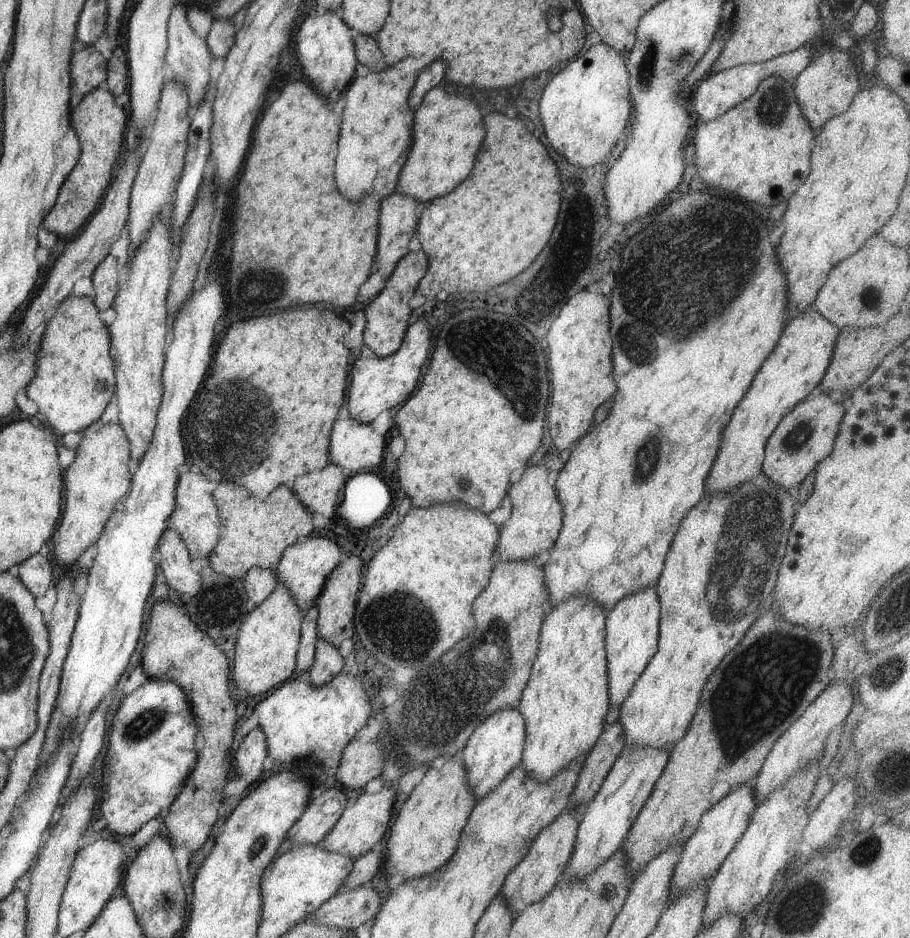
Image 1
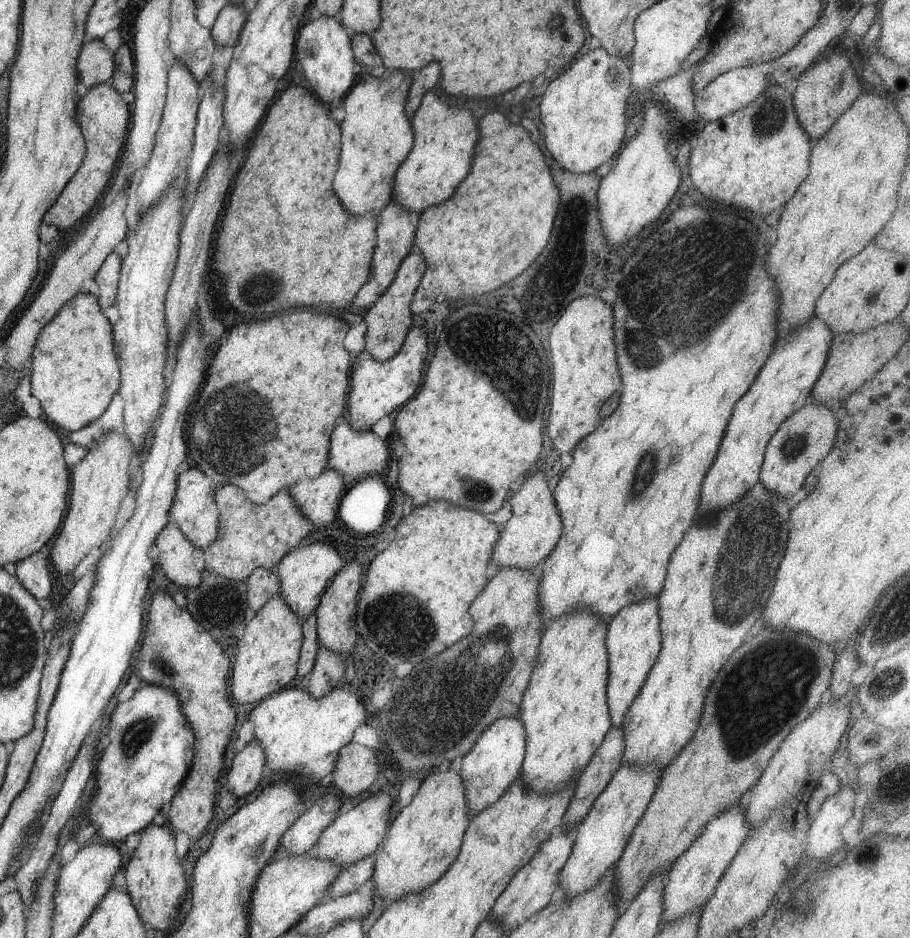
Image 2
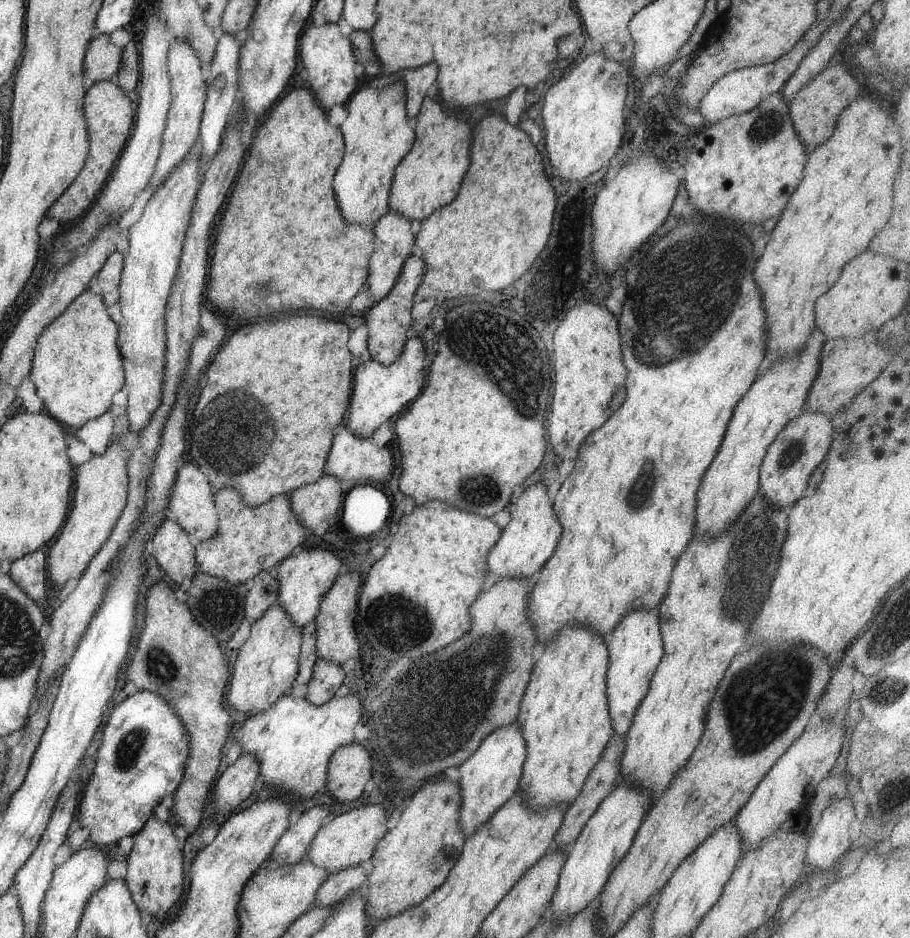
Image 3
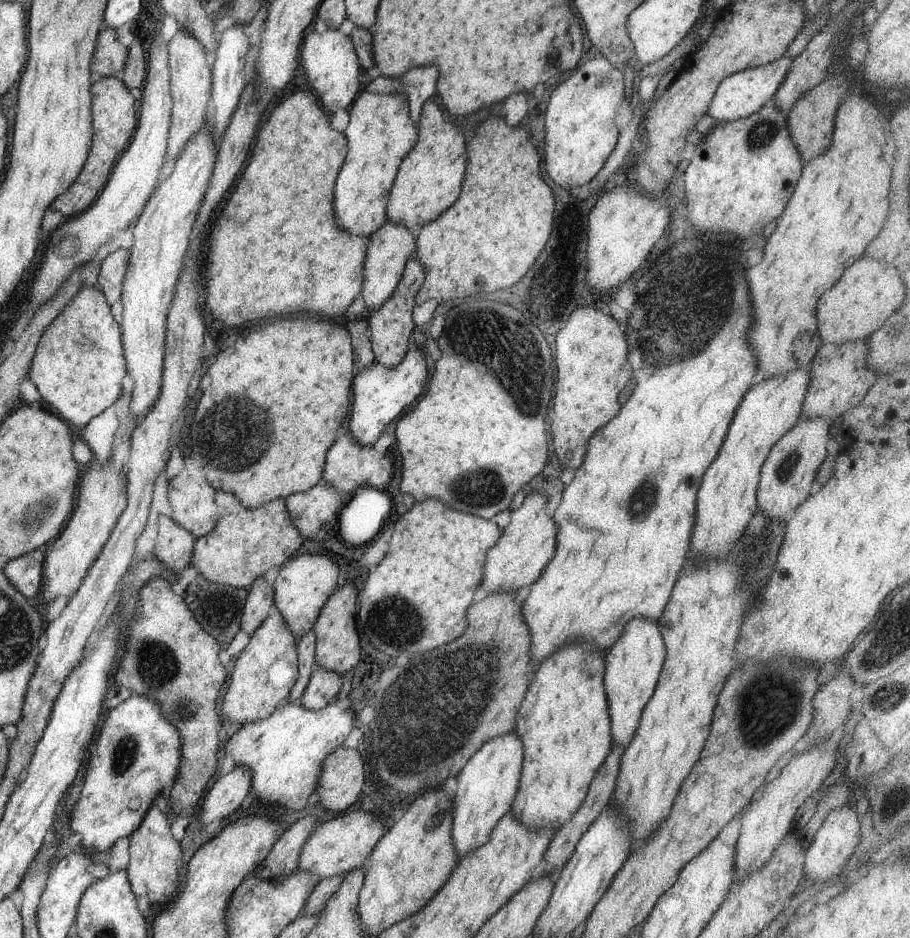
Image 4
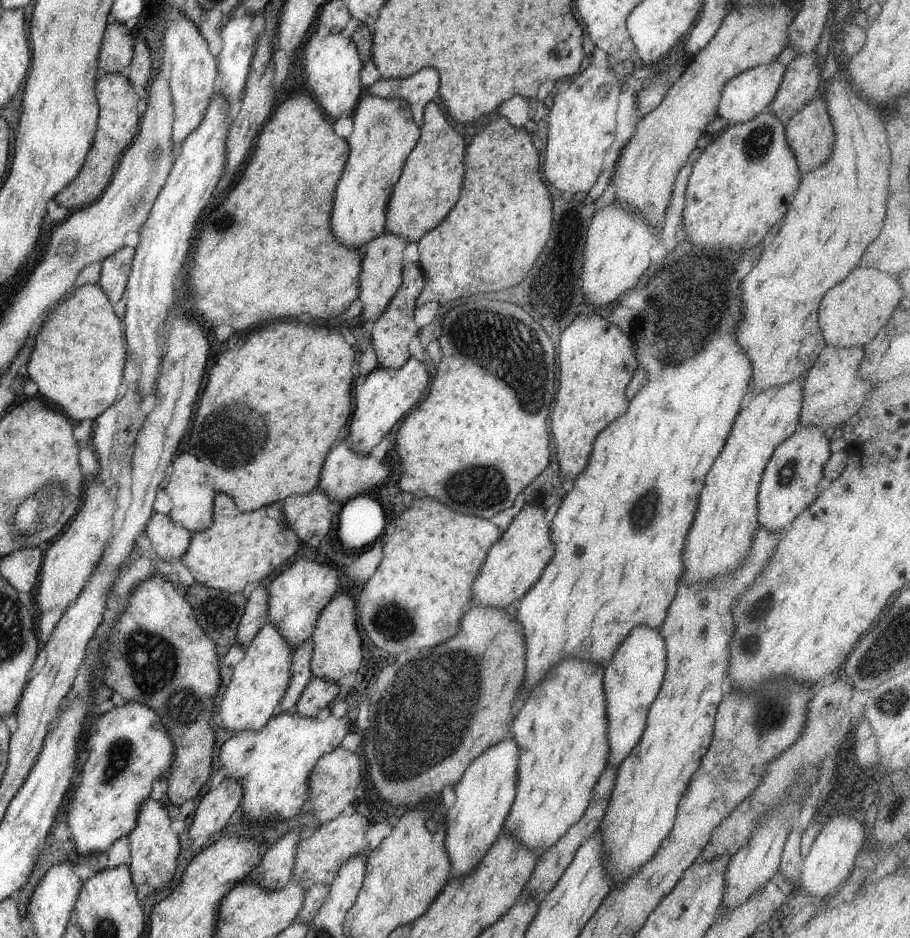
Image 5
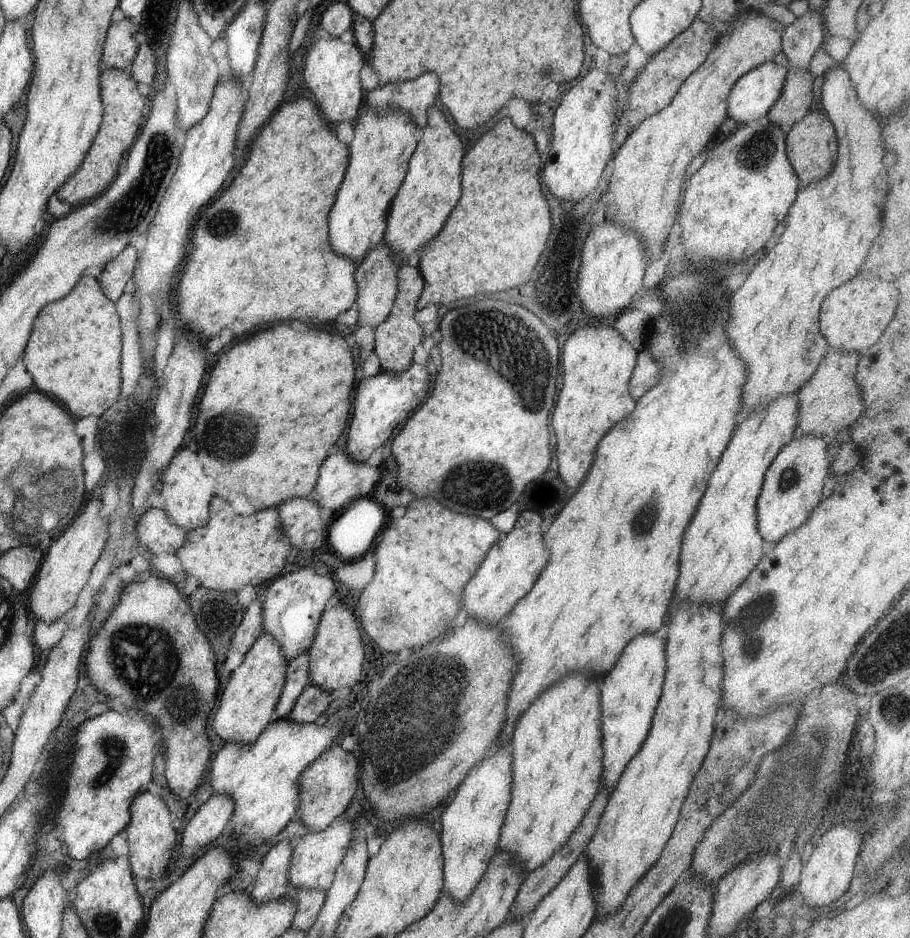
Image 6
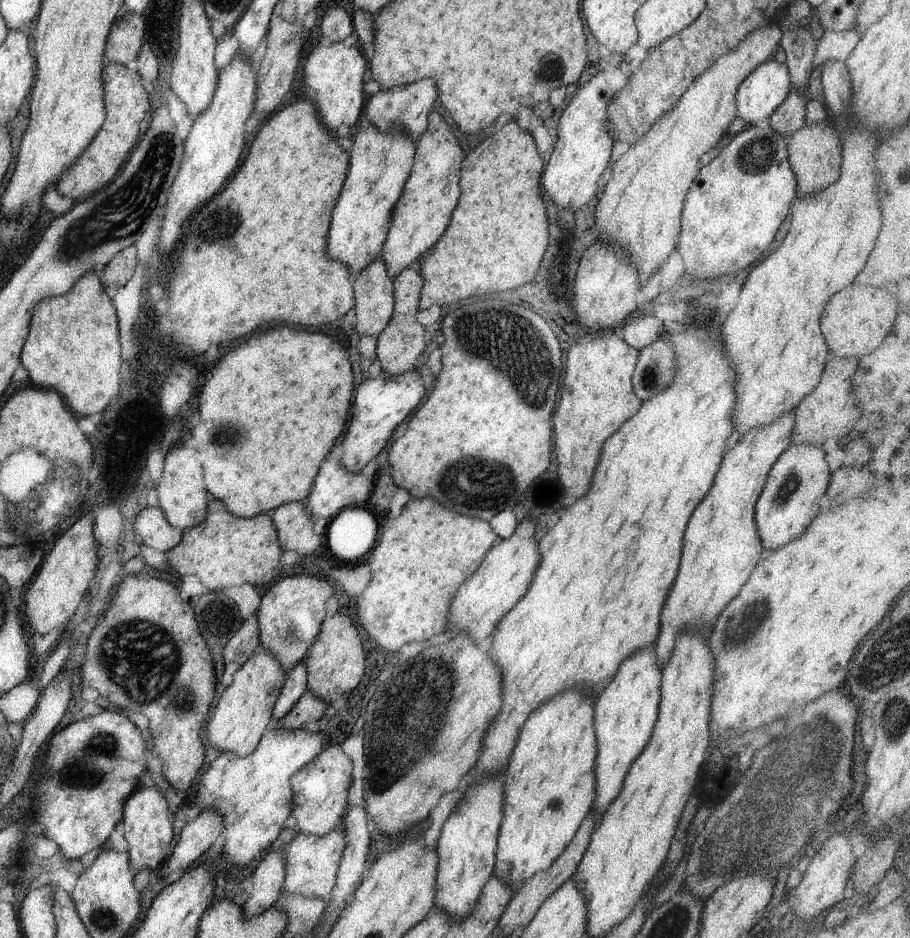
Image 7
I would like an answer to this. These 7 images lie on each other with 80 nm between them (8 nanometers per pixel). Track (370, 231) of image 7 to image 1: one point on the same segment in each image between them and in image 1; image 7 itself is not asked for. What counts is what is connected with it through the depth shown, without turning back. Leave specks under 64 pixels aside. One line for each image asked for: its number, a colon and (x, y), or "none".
1: (377, 131)
2: (377, 135)
3: (379, 135)
4: (382, 130)
5: (387, 116)
6: (386, 131)

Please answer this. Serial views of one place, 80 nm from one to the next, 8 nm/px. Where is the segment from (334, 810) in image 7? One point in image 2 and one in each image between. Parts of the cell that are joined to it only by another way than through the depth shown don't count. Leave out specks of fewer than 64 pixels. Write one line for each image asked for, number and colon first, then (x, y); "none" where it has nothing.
2: (356, 768)
3: (350, 768)
4: (339, 786)
5: (334, 783)
6: (327, 786)

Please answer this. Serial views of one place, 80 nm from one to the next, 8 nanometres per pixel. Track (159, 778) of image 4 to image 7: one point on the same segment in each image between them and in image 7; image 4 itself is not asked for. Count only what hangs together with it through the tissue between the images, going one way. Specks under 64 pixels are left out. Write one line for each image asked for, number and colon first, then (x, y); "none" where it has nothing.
5: (128, 748)
6: (113, 754)
7: (91, 768)

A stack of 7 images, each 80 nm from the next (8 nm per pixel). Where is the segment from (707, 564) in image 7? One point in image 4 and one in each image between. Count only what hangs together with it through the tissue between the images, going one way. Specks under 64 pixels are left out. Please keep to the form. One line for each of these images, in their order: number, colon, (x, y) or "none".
4: (727, 499)
5: (723, 529)
6: (722, 545)

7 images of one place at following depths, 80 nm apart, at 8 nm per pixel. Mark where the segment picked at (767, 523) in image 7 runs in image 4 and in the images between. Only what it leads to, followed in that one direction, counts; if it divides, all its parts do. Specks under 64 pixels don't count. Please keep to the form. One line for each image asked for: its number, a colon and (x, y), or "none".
4: (786, 478)
5: (788, 486)
6: (793, 484)

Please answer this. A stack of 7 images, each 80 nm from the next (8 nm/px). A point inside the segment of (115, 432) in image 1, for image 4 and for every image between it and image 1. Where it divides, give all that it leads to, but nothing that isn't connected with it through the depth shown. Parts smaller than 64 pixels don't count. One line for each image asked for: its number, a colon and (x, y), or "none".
2: (99, 483)
3: (100, 497)
4: (102, 495)

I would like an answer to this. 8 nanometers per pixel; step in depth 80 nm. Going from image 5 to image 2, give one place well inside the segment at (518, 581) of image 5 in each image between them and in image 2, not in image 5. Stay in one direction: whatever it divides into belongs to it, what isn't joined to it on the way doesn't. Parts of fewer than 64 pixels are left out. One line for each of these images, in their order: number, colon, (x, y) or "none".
2: (531, 534)
3: (527, 542)
4: (528, 543)

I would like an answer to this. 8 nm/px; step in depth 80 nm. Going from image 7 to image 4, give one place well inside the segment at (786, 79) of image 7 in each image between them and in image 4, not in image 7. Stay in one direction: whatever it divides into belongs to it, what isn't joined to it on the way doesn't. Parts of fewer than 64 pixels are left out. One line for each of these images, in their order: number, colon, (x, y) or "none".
4: (738, 96)
5: (744, 96)
6: (753, 94)

